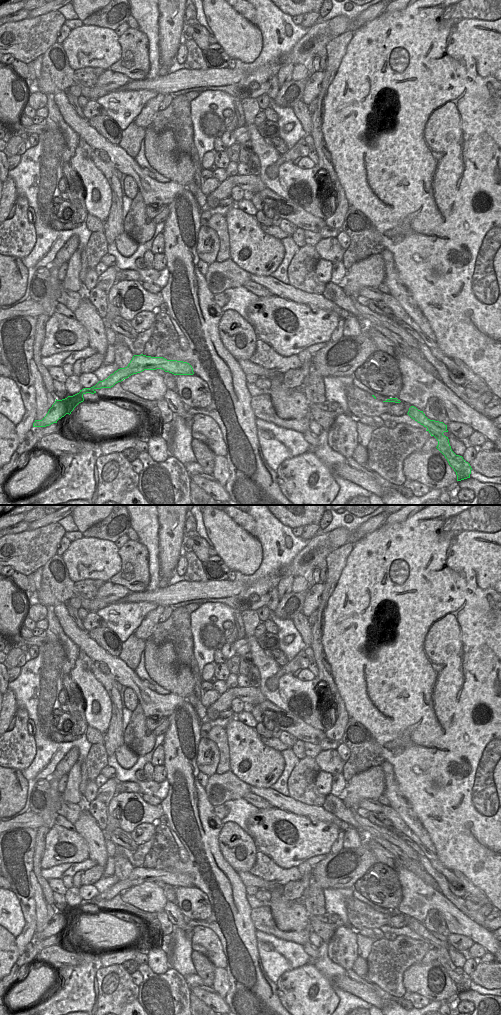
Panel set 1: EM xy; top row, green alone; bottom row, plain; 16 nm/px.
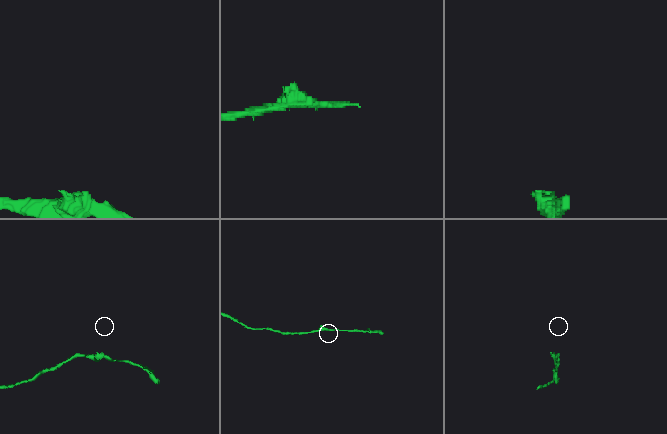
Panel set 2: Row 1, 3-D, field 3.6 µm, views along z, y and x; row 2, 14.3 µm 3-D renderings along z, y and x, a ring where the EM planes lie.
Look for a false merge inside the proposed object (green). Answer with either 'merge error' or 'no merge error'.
no merge error

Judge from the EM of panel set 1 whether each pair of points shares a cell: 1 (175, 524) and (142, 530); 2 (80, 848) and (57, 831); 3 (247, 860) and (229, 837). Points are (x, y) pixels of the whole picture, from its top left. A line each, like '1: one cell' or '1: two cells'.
1: two cells
2: one cell
3: one cell

